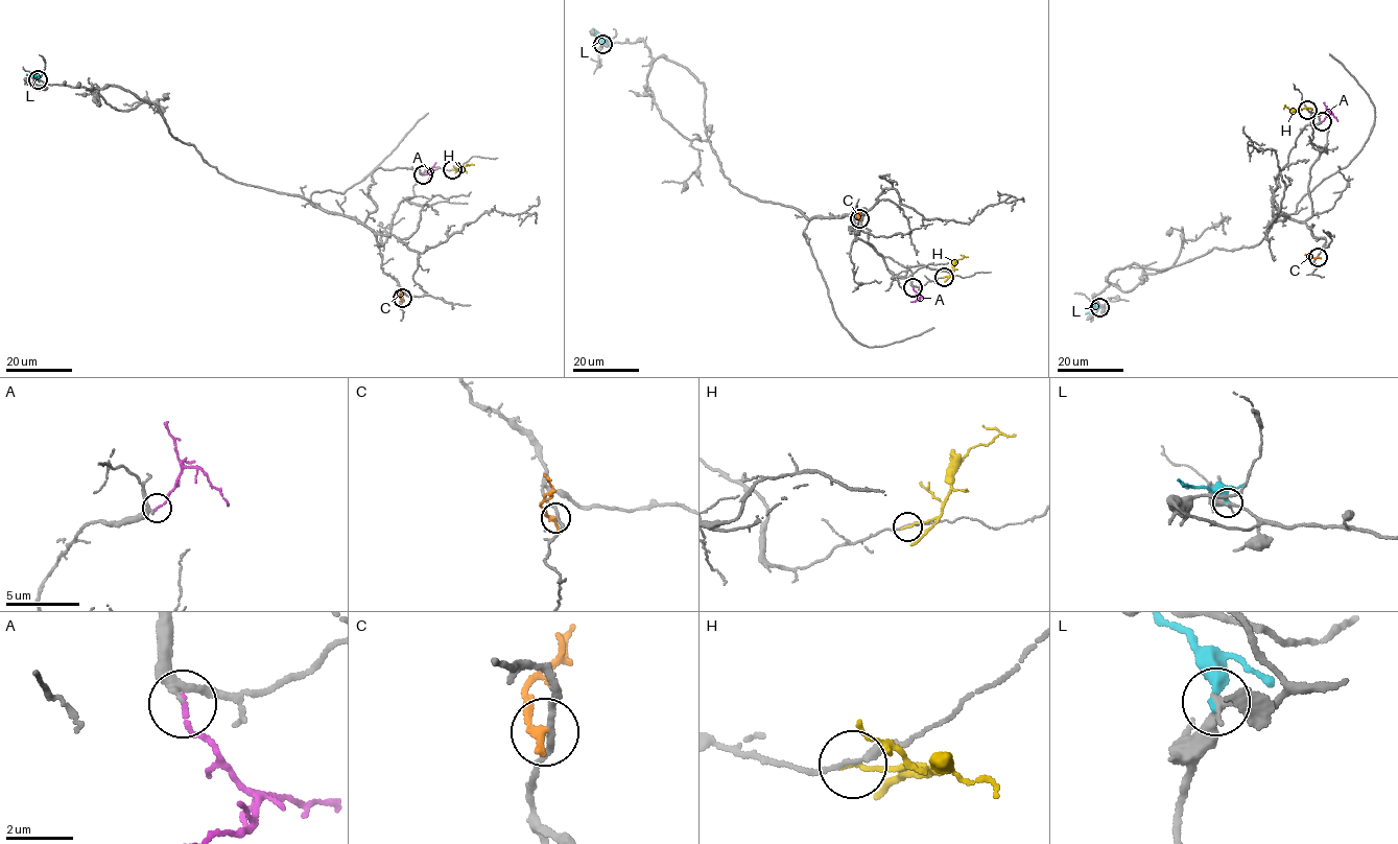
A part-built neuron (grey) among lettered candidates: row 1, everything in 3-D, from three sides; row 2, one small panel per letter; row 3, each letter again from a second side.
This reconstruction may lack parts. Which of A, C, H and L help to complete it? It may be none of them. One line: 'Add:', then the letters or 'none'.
Add: A

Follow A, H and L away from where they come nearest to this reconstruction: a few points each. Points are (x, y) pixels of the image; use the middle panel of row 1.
A: (913, 287), (920, 299), (910, 302)
H: (944, 277), (948, 277), (955, 262), (963, 258), (961, 255)
L: (601, 44), (594, 29)

